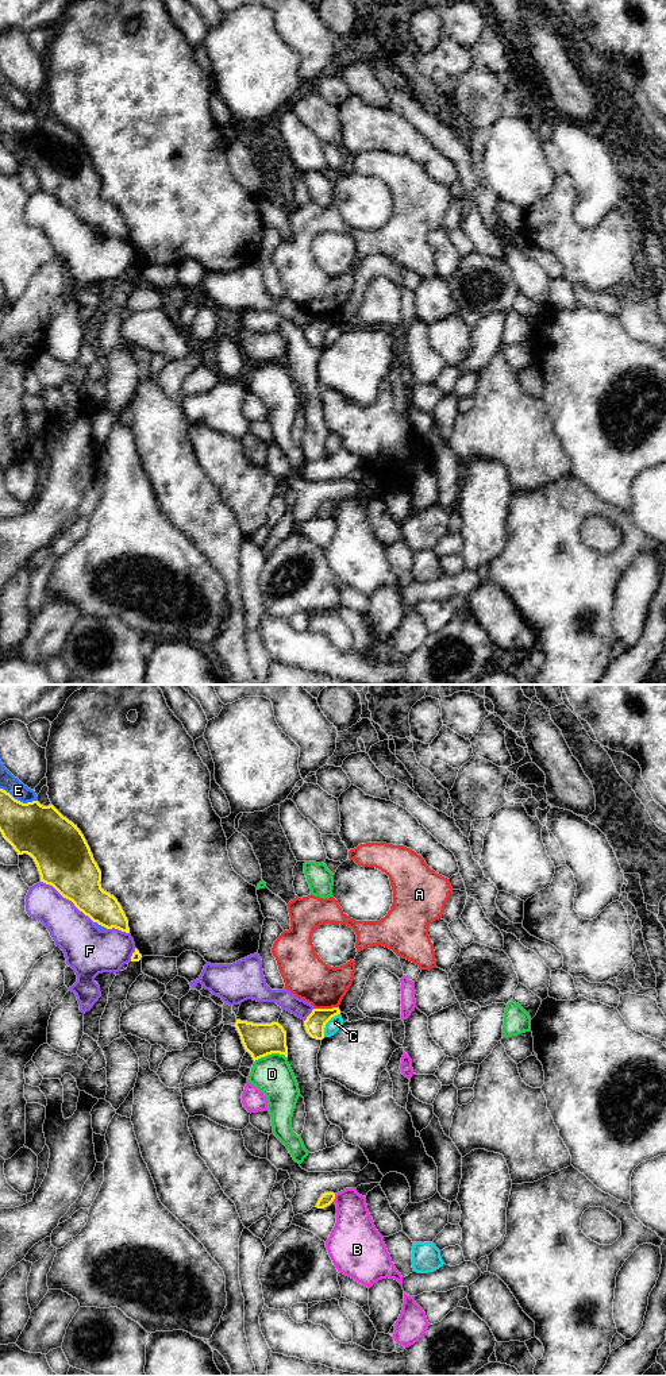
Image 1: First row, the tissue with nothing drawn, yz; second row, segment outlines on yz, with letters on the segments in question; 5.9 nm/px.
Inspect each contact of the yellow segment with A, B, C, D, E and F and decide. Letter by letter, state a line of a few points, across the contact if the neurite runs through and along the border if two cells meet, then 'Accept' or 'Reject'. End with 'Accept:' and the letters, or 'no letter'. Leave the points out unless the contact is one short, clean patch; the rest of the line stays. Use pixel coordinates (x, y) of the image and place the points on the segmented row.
A: Line: yz (338, 1006), (314, 1009). Reject
B: Reject
C: Reject
D: Reject
E: Reject
F: Reject
Accept: no letter

